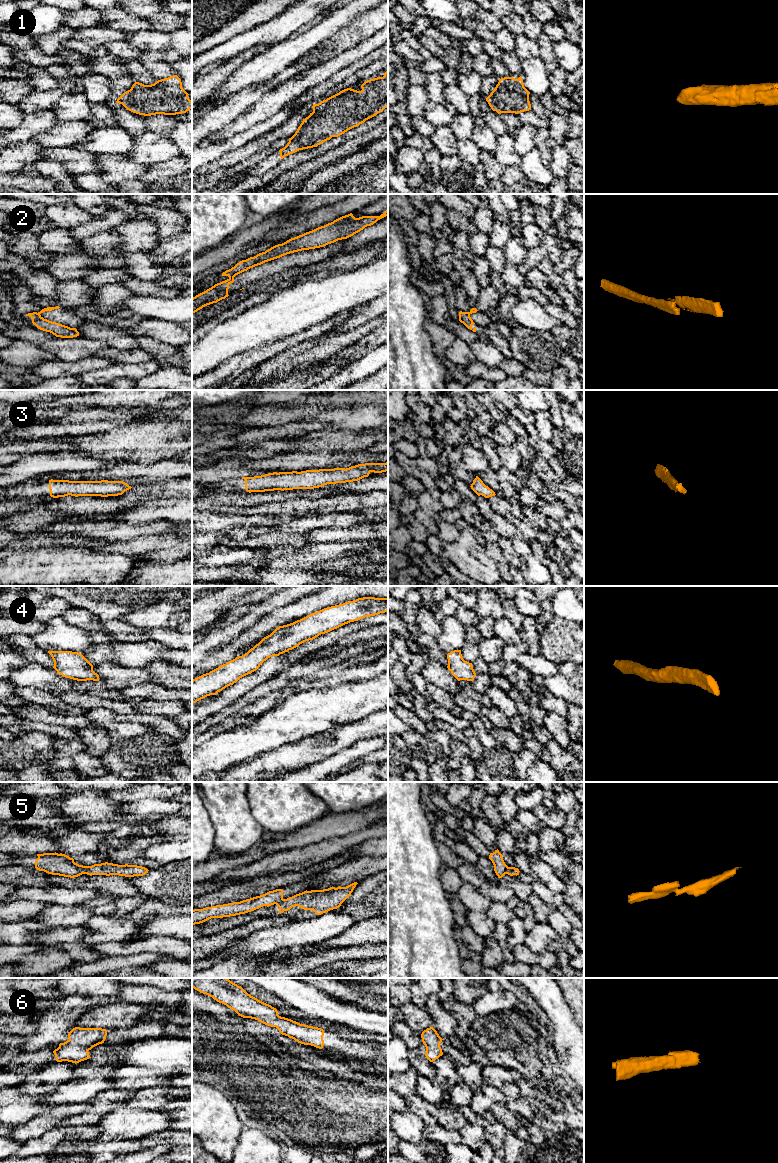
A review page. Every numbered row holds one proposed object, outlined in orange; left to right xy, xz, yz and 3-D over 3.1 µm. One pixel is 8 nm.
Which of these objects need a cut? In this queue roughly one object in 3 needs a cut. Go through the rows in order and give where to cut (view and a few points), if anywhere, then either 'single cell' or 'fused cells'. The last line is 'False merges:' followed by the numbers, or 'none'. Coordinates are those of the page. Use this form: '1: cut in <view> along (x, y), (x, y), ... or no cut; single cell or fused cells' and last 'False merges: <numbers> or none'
1: no cut; single cell
2: cut in xz along (234, 275), (229, 278); fused cells
3: no cut; single cell
4: no cut; single cell
5: cut in xy along (85, 866), (82, 873); fused cells
6: no cut; single cell
False merges: 2, 5

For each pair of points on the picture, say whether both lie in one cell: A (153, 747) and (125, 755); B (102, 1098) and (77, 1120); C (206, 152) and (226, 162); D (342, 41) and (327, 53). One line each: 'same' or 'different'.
A: same
B: same
C: different
D: same

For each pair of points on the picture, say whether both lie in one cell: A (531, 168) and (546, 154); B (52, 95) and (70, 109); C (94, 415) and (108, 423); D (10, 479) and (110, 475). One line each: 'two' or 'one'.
A: two
B: two
C: one
D: two

